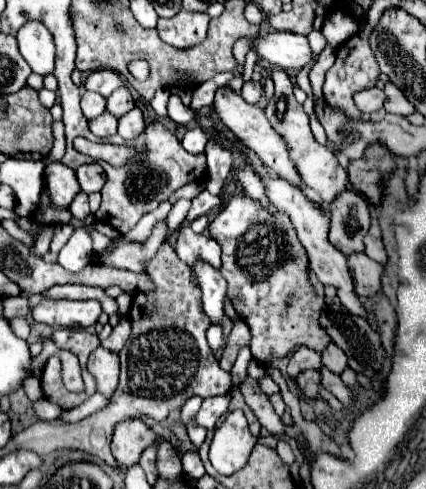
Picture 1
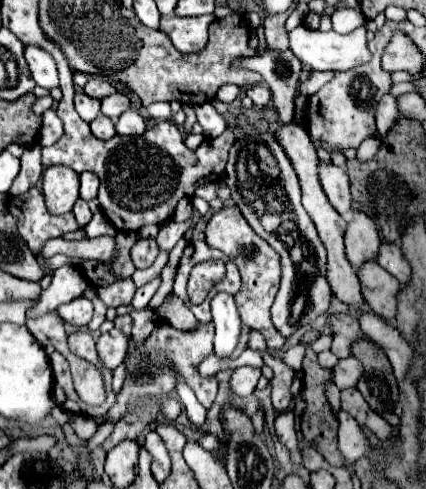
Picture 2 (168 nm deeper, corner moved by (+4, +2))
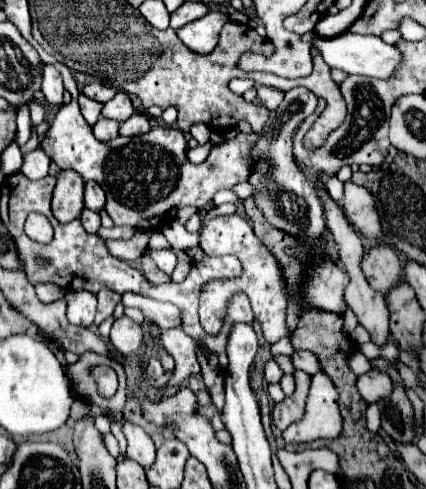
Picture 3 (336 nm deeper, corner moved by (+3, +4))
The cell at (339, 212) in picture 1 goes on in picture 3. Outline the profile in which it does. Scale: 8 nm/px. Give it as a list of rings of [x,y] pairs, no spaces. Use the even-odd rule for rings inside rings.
[[[375,242],[371,250],[365,252],[361,270],[367,282],[371,282],[371,286],[383,294],[403,278],[403,266],[397,254],[383,242]]]

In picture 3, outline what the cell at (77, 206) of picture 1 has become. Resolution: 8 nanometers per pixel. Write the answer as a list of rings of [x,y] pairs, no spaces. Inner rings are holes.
[[[85,208],[81,212],[81,222],[83,222],[83,228],[89,232],[89,234],[95,234],[97,228],[101,226],[101,220],[99,220],[99,214],[95,210],[89,210]]]

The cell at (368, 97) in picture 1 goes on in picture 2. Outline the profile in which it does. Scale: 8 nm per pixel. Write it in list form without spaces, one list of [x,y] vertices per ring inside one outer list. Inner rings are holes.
[[[386,94],[382,98],[382,102],[378,104],[378,110],[376,110],[376,126],[378,126],[378,134],[380,134],[380,140],[384,140],[388,136],[388,132],[392,130],[392,126],[396,124],[396,120],[400,118],[400,110],[398,110],[398,100],[396,96],[392,94]]]

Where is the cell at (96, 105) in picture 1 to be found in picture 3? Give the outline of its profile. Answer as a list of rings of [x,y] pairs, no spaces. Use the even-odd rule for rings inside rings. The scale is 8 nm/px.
[[[79,94],[79,106],[81,106],[81,114],[83,114],[83,118],[87,120],[87,124],[93,126],[93,124],[99,120],[99,116],[101,116],[103,104],[97,102],[97,100],[87,98],[85,94]]]

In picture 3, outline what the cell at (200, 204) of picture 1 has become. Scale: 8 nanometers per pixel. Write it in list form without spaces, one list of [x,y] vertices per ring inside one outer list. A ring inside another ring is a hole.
[[[163,248],[163,250],[151,250],[151,258],[155,260],[157,268],[161,272],[165,272],[167,276],[173,274],[173,268],[177,264],[177,254],[173,252],[173,248]]]

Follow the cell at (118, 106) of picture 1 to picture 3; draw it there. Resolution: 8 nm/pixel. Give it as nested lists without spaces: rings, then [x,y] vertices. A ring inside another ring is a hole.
[[[117,92],[115,98],[111,98],[109,102],[103,104],[103,116],[105,118],[123,122],[123,120],[131,118],[131,114],[135,114],[135,110],[133,110],[133,104],[125,92]]]

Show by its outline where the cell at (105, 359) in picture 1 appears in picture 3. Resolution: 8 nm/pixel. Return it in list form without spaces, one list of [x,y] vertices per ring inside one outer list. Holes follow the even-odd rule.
[[[123,316],[115,320],[109,342],[123,356],[133,356],[135,350],[141,346],[141,338],[143,338],[143,328],[133,320],[129,320],[127,316]]]

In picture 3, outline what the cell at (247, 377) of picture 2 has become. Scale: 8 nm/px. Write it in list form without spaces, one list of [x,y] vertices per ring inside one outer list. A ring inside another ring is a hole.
[[[275,360],[265,362],[263,374],[265,374],[265,380],[267,380],[267,382],[279,382],[279,378],[283,376],[283,372],[281,372],[281,368],[275,364]]]

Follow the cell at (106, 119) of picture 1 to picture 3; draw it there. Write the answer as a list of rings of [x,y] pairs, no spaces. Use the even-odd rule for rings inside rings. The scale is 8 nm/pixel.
[[[99,118],[99,122],[93,126],[93,134],[101,142],[113,140],[117,136],[117,130],[119,130],[119,122],[117,120],[107,120],[107,118]]]

